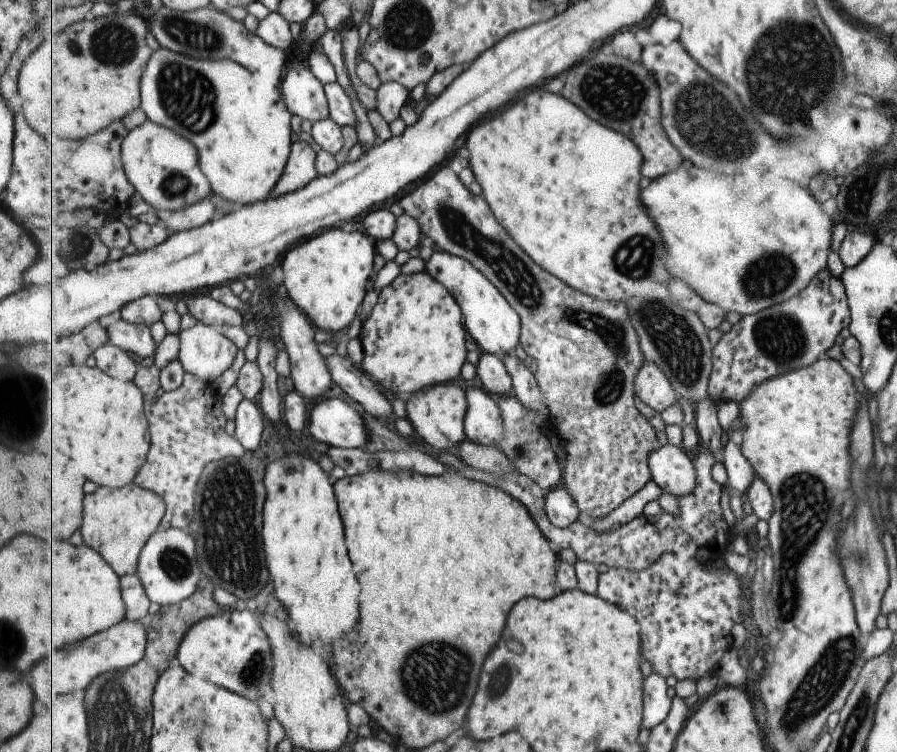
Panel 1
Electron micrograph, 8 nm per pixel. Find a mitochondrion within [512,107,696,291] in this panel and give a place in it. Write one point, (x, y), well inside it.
(634, 258)

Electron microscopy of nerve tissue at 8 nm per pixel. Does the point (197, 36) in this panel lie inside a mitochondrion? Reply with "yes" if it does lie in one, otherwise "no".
yes

